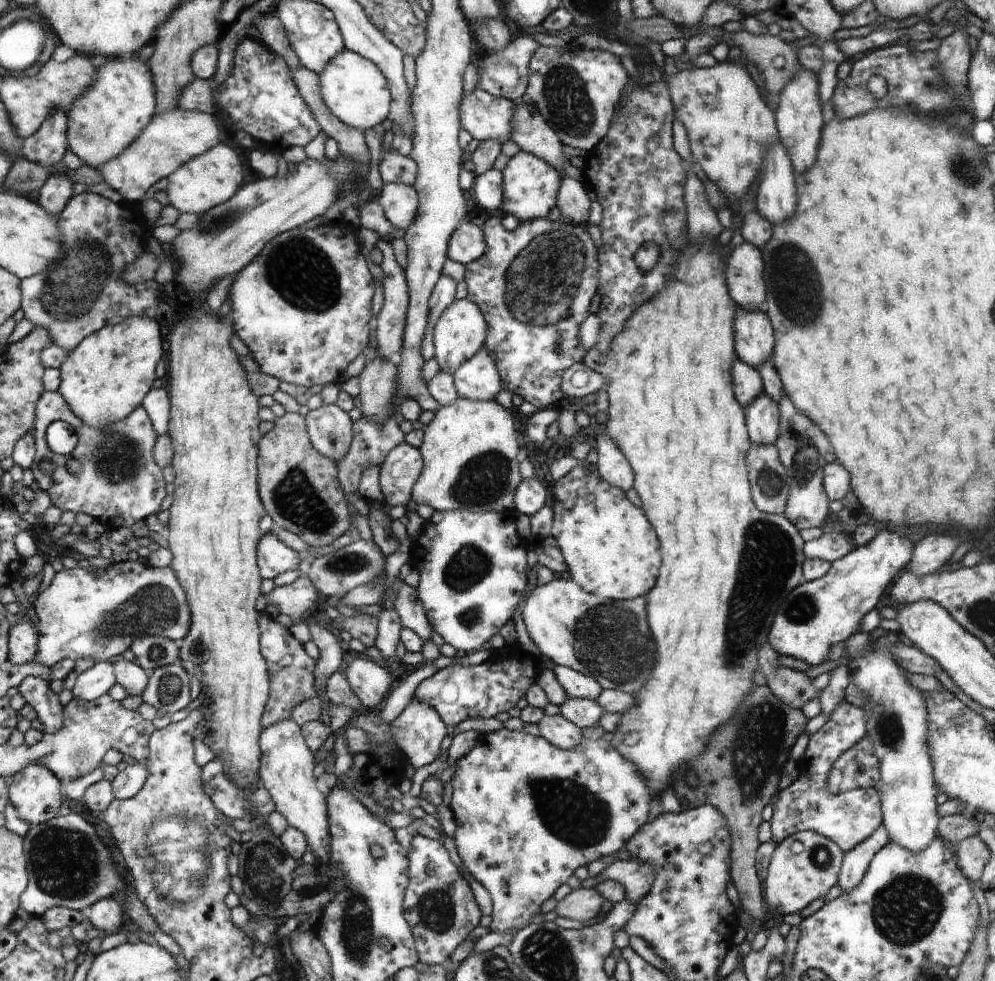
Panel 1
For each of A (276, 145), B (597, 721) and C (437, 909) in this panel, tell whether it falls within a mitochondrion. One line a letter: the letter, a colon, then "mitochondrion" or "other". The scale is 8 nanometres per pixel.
A: other
B: other
C: mitochondrion

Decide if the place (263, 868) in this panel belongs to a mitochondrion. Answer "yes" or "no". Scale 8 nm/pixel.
yes

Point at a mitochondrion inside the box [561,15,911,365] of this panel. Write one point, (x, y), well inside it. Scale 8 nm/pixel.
(797, 292)

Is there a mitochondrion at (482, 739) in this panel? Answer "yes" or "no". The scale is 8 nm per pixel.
no

